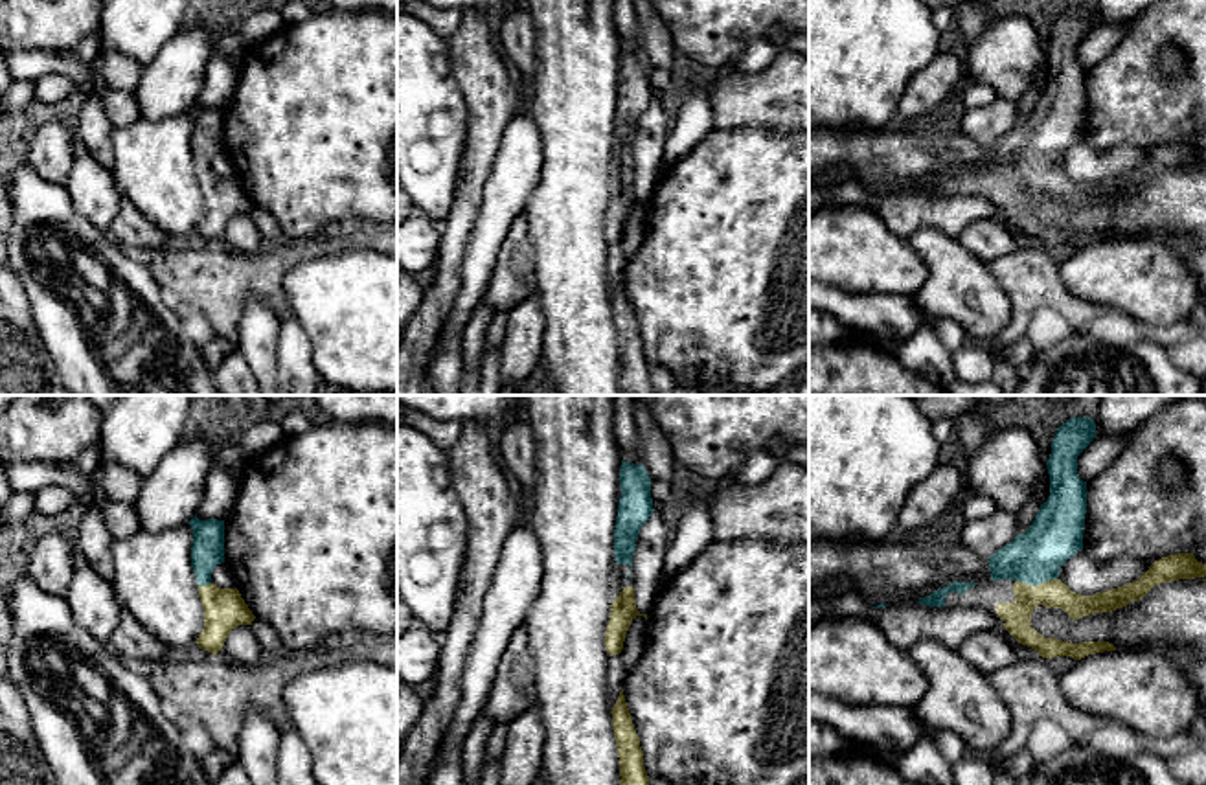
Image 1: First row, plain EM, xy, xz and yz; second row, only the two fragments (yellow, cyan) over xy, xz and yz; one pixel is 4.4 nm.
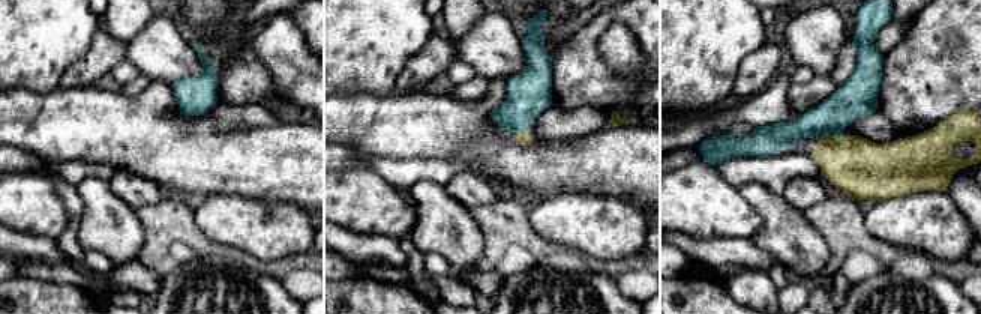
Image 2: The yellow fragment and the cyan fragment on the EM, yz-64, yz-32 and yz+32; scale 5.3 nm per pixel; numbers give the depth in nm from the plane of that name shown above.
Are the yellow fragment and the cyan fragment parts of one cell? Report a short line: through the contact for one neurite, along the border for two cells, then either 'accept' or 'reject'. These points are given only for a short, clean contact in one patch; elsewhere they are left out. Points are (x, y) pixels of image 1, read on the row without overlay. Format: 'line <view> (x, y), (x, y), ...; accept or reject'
line yz (1054, 182), (1037, 173), (1037, 142), (1056, 124); accept

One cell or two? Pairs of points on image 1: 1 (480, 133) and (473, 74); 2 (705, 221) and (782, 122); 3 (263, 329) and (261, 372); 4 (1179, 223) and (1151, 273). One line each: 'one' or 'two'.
1: one
2: two
3: one
4: two

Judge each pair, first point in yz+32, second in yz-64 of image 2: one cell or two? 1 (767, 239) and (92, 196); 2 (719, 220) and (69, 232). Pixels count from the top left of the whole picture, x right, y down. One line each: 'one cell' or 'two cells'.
1: one cell
2: two cells

